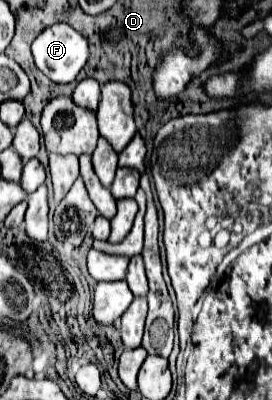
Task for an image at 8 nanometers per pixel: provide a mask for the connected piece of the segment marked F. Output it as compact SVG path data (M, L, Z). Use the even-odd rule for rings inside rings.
M58 22L52 24L50 28L44 28L38 38L32 44L32 56L36 66L56 84L70 84L76 80L78 72L82 70L82 66L86 64L90 54L90 44L88 38L84 38L82 34L78 34L70 24L66 22Z

